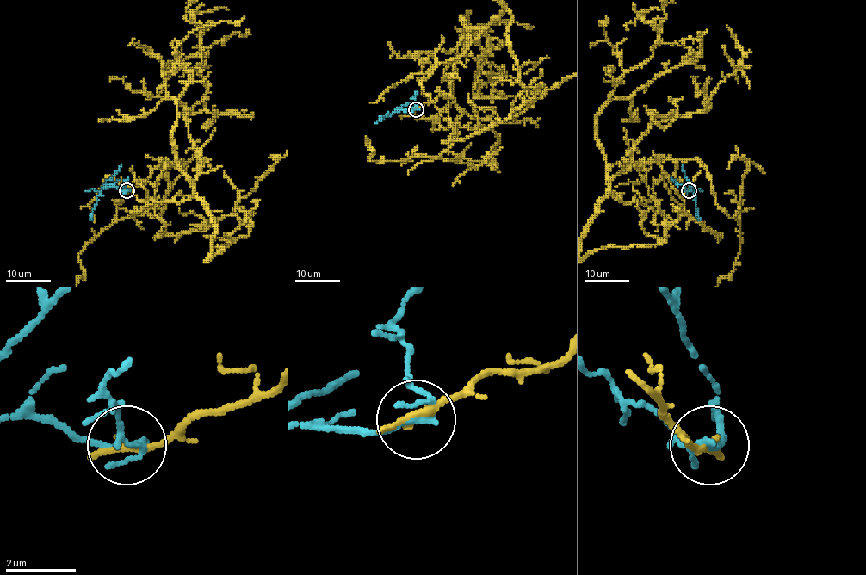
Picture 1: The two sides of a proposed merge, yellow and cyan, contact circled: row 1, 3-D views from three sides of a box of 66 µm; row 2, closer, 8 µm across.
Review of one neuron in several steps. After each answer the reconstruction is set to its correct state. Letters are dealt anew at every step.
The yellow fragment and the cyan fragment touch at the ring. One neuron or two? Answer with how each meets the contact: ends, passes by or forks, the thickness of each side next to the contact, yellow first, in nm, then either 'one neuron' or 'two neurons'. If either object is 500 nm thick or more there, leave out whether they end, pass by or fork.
yellow ends; cyan forks; calibres 280 and 130 nm; two neurons

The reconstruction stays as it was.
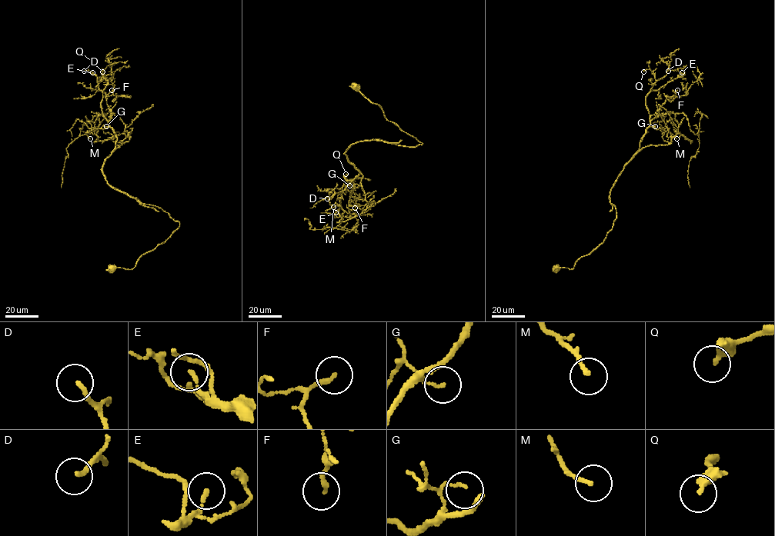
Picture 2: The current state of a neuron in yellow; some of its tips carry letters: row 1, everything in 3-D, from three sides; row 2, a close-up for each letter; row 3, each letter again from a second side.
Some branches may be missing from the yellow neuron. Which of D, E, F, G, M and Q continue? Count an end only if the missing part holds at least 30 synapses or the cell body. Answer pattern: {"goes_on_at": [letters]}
{"goes_on_at": []}

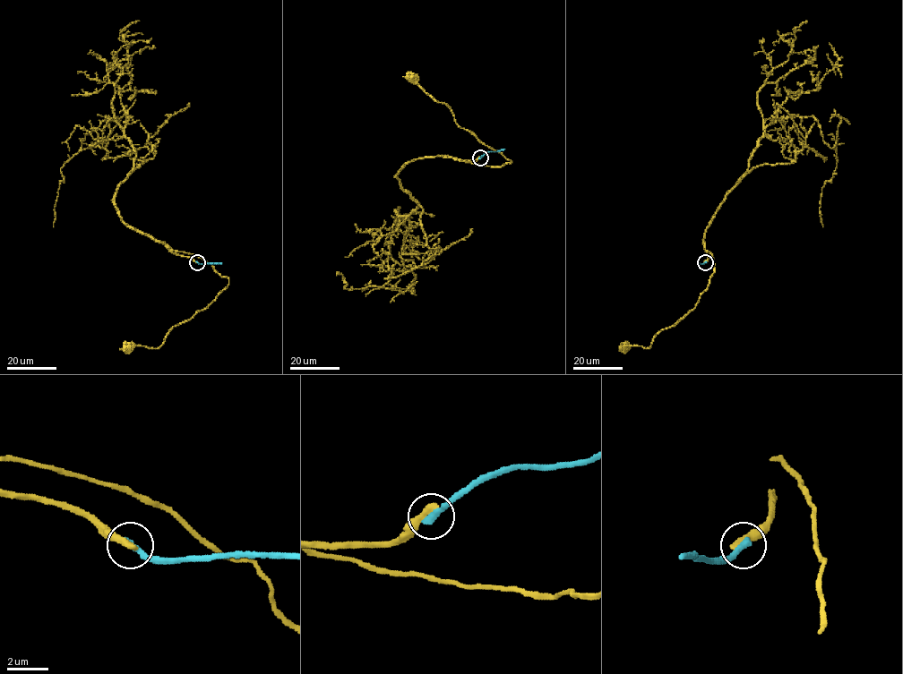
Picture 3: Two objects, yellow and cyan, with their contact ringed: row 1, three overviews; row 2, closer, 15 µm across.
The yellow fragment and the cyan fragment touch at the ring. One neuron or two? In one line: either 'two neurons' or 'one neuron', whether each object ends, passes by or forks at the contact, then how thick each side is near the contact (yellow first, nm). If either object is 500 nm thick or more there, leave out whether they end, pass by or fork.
two neurons; yellow ends there; cyan ends there; 400 nm thick on the yellow side, 400 nm on the other

